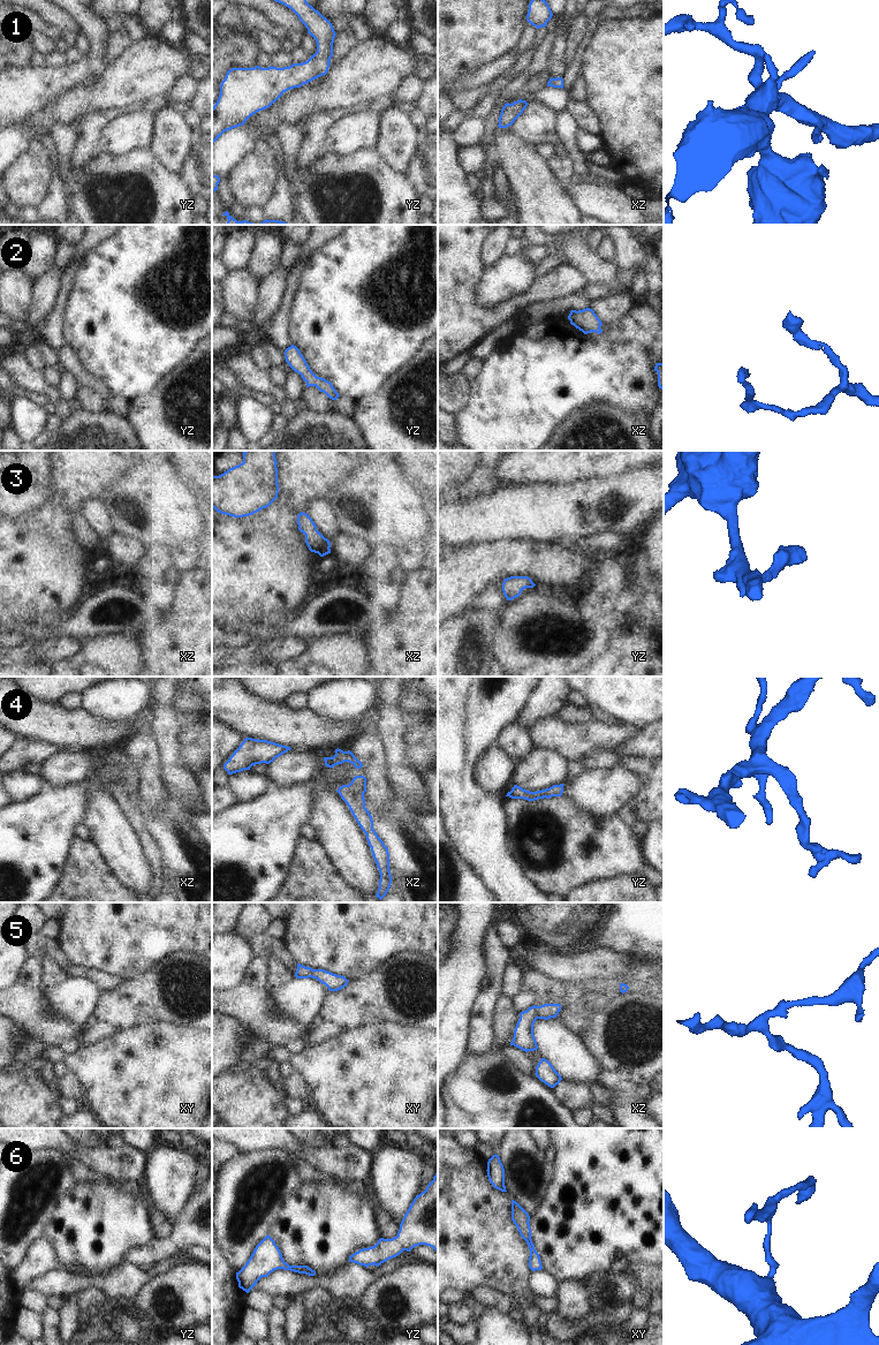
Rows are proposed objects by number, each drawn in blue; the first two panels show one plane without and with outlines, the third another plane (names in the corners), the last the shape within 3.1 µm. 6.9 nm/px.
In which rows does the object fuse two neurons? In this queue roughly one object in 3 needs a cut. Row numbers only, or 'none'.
none.

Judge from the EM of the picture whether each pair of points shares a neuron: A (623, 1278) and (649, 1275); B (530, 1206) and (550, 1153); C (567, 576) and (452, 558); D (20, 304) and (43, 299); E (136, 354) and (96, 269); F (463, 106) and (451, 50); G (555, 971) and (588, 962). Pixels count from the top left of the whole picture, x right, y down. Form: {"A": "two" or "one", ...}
{"A": "one", "B": "two", "C": "one", "D": "two", "E": "one", "F": "two", "G": "one"}

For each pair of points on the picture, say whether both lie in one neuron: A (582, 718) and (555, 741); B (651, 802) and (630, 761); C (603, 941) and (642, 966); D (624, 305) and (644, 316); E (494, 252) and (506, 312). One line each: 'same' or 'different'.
A: different
B: same
C: same
D: different
E: different

